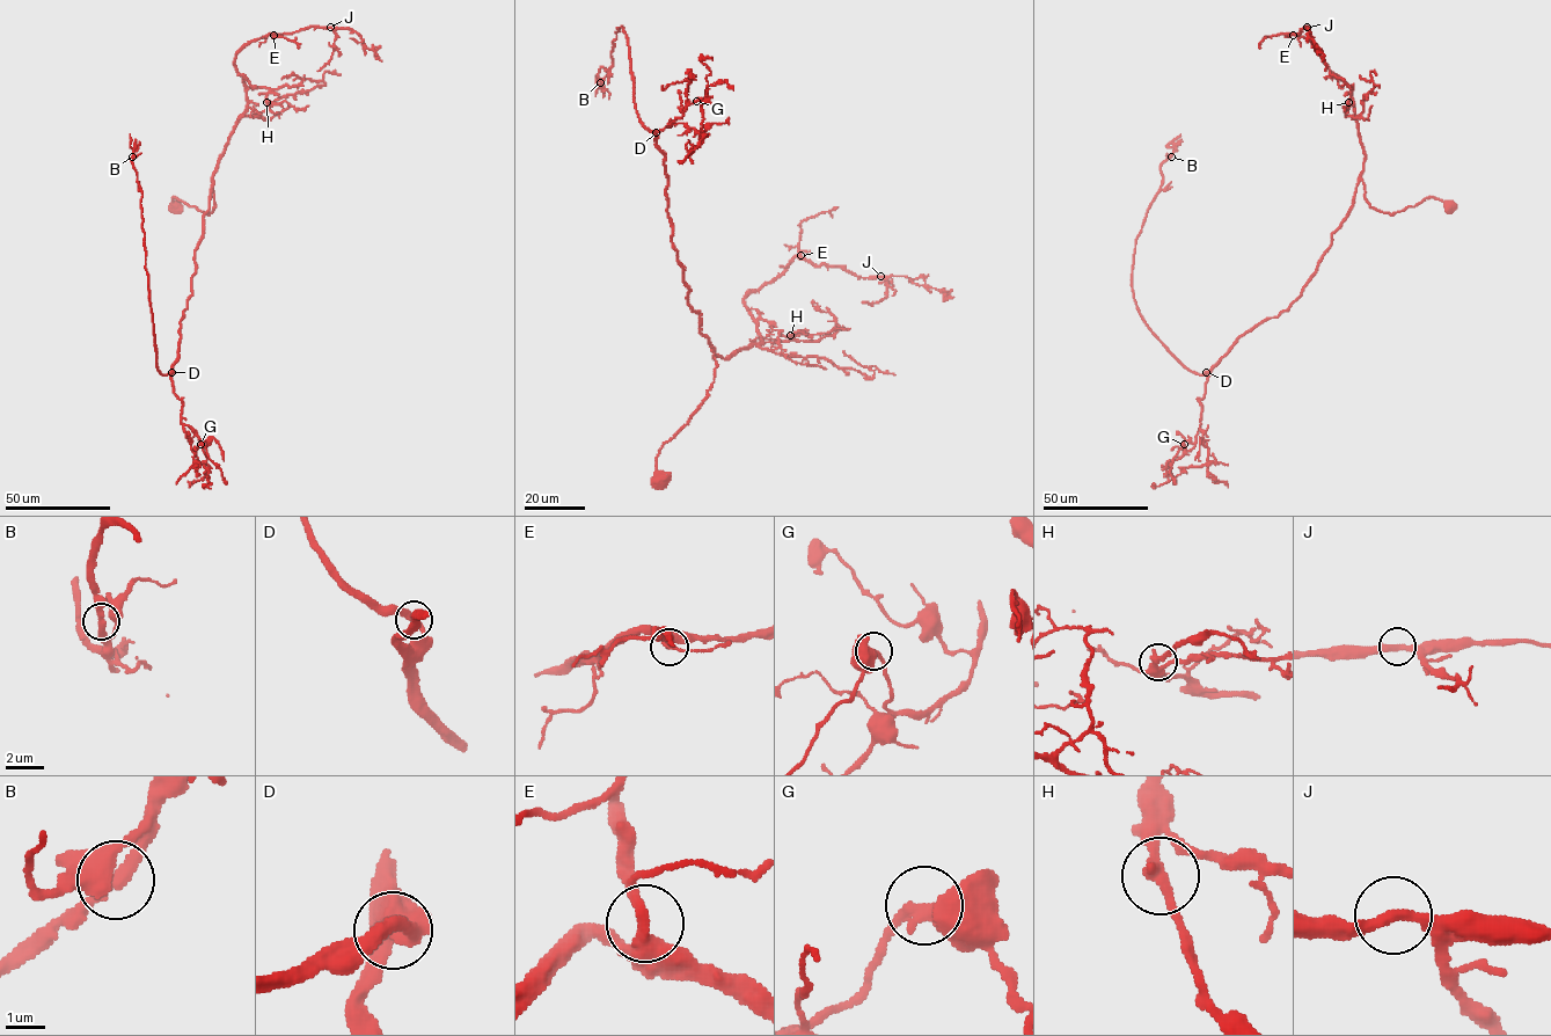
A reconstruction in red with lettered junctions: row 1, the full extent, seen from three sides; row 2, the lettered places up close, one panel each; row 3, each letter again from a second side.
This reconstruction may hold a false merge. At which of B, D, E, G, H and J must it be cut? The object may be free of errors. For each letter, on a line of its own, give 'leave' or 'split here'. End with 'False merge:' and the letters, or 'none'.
B: leave
D: leave
E: leave
G: leave
H: leave
J: leave
False merge: none

